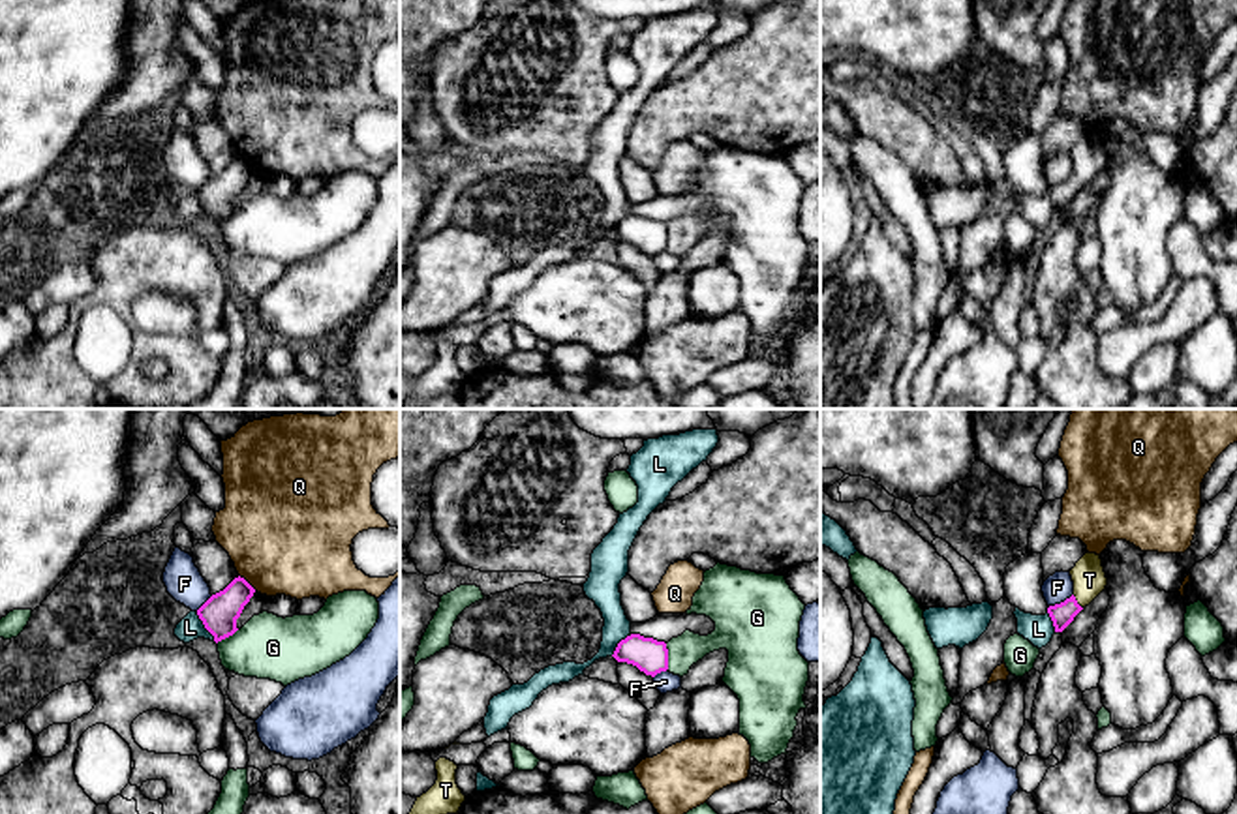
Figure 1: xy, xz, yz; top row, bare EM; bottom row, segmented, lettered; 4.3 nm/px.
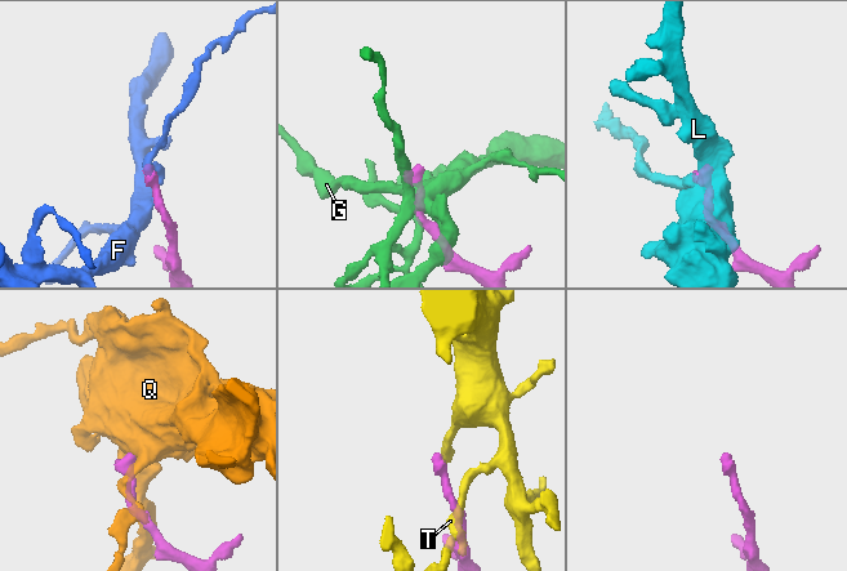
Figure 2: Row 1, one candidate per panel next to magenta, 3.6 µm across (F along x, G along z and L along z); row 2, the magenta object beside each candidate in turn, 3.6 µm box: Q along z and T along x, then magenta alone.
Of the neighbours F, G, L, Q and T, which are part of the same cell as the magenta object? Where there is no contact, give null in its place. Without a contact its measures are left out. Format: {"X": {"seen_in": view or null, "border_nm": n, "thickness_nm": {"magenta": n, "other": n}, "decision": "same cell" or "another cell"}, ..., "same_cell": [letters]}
{"F": {"seen_in": "yz", "border_nm": 120, "thickness_nm": {"magenta": 100, "other": 120}, "decision": "another cell"}, "G": {"seen_in": "xz", "border_nm": 110, "thickness_nm": {"magenta": 150, "other": 140}, "decision": "another cell"}, "L": {"seen_in": "xy", "border_nm": 150, "thickness_nm": {"magenta": 160, "other": 100}, "decision": "another cell"}, "Q": {"seen_in": "xy", "border_nm": 100, "thickness_nm": {"magenta": 160, "other": 480}, "decision": "another cell"}, "T": {"seen_in": "yz", "border_nm": 80, "thickness_nm": {"magenta": 100, "other": 140}, "decision": "same cell"}, "same_cell": ["T"]}

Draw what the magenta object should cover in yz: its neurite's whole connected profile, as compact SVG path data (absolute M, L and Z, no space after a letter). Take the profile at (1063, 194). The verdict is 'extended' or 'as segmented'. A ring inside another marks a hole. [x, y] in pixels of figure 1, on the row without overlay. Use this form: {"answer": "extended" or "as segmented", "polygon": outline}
{"answer": "extended", "polygon": "M1087 131L1070 150L1070 156L1074 161L1074 174L1047 188L1055 212L1062 212L1107 165L1102 139L1096 133Z"}

